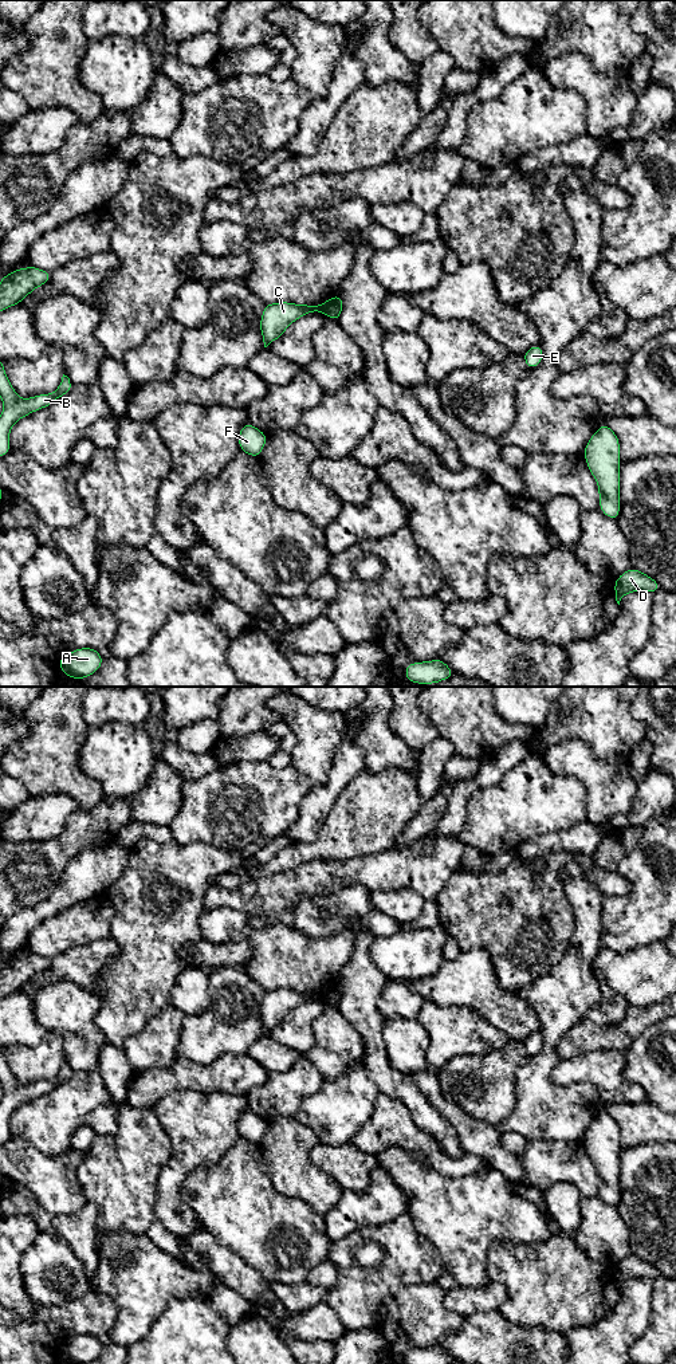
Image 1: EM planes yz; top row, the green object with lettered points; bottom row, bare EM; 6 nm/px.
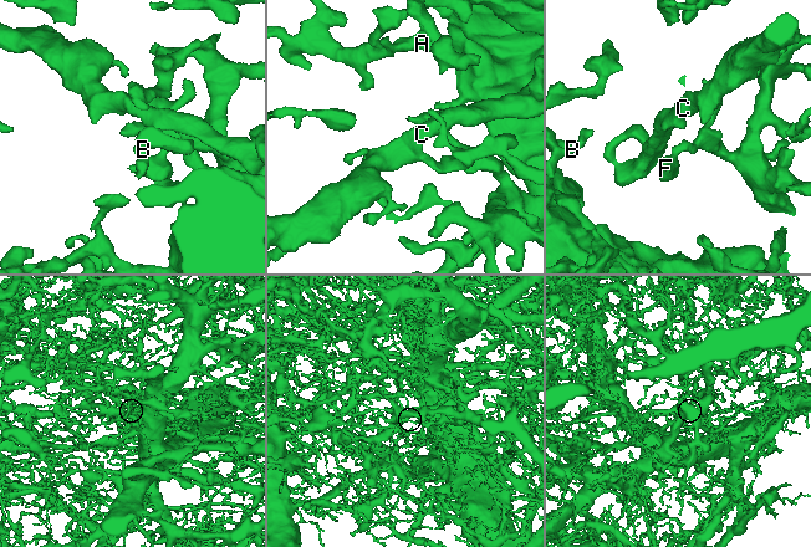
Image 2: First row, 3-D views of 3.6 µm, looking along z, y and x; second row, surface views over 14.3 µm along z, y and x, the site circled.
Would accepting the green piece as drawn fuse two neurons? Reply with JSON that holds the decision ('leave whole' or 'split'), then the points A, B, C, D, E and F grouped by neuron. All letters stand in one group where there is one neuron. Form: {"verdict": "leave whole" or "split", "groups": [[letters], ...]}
{"verdict": "split", "groups": [["A", "B", "D", "E", "F"], ["C"]]}

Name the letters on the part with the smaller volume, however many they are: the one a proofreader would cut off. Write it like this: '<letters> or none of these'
C

